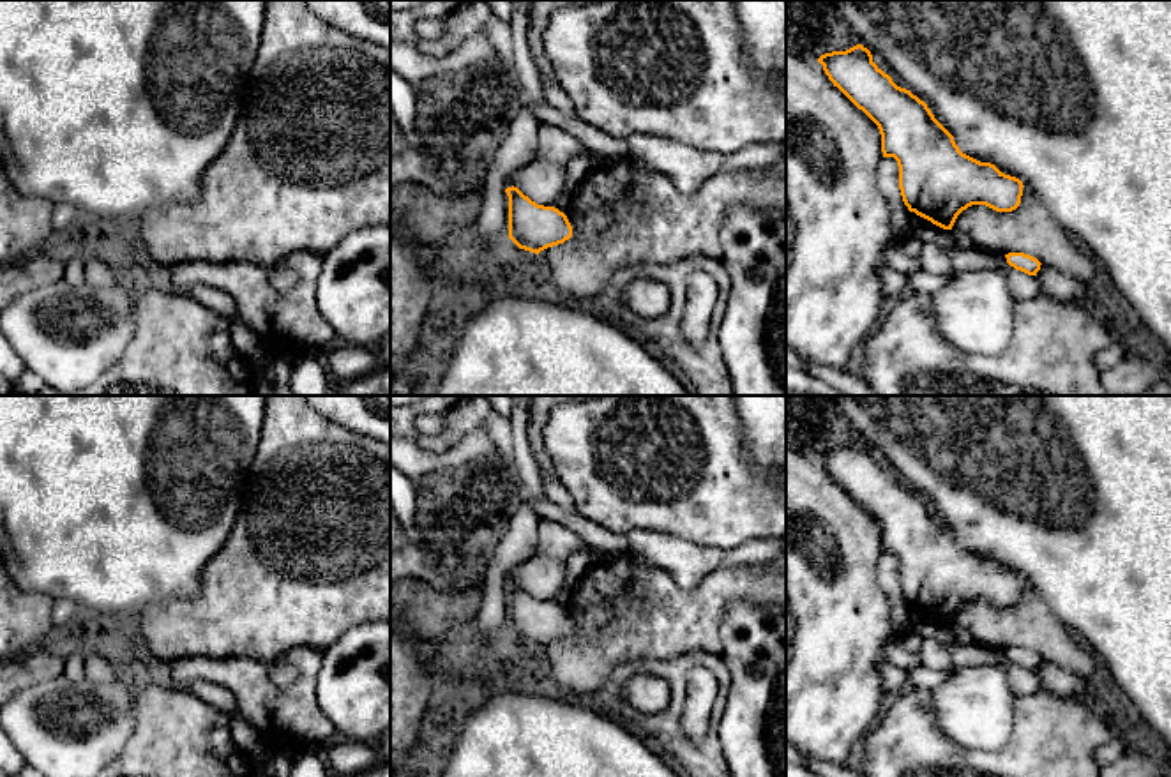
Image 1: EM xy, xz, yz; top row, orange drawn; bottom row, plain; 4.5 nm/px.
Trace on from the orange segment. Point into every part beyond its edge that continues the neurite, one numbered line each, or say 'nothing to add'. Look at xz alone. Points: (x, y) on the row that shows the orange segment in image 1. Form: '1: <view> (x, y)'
nothing to add

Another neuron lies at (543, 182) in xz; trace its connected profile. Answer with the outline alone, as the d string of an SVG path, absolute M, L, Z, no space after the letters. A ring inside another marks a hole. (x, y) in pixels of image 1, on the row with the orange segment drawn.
M530 161L514 173L510 173L503 187L518 187L537 205L553 207L565 187L565 166Z

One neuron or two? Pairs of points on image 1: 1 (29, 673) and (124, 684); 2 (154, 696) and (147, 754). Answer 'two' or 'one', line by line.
1: two
2: one

